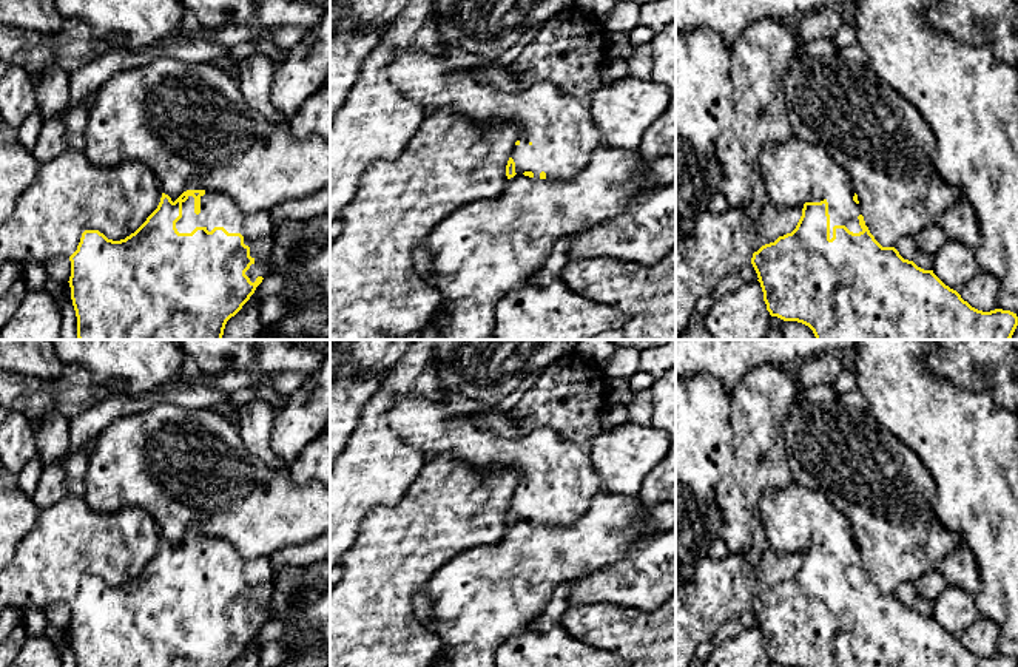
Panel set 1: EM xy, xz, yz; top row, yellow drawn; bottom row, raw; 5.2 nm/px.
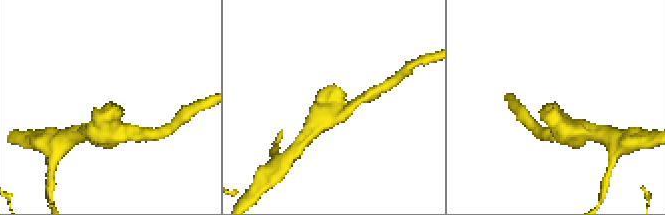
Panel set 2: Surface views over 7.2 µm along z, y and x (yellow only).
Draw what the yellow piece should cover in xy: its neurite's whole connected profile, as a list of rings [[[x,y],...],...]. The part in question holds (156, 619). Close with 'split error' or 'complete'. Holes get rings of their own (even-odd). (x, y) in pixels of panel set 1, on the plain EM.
[[[187,530],[185,537],[179,543],[170,543],[162,539],[157,554],[125,585],[108,585],[99,576],[85,576],[82,579],[77,596],[69,602],[71,622],[68,627],[77,667],[228,667],[250,645],[262,625],[271,619],[275,577],[276,571],[268,556],[245,560],[228,540],[201,536],[196,530]]]; split error

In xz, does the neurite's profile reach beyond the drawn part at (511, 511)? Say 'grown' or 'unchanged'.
grown

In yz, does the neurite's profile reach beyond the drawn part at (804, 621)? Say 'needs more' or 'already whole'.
needs more

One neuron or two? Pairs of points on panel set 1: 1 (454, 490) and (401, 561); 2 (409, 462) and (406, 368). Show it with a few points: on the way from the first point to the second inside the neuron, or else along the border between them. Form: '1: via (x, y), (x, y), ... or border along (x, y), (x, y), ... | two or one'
1: via (448, 507), (411, 544) | one
2: via (386, 439), (378, 431), (378, 405), (389, 391) | one

